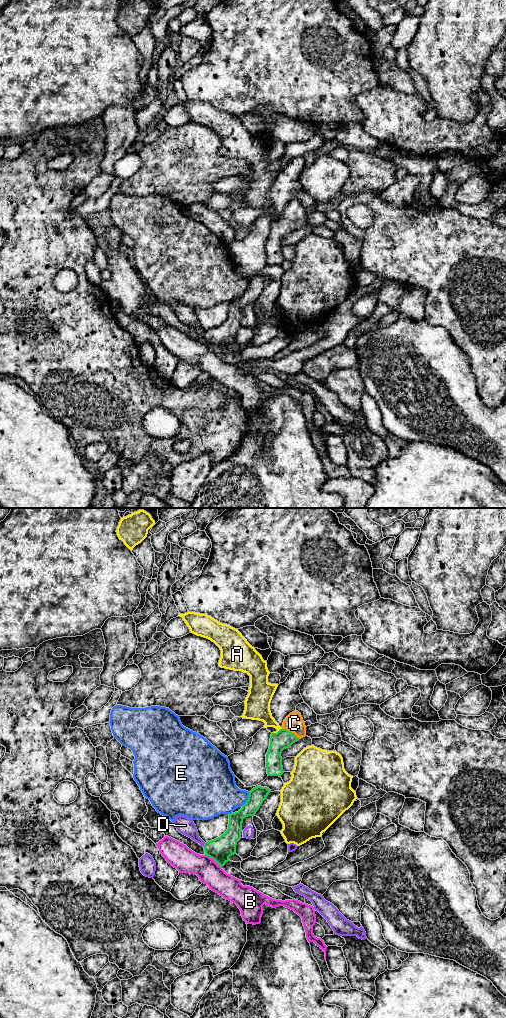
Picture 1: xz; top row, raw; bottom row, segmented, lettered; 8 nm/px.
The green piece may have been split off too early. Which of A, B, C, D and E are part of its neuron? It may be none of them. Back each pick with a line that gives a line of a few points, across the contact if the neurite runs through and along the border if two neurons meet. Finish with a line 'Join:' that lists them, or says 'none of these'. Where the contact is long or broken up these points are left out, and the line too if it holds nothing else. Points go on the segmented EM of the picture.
C: line xz (281, 740), (291, 732), (294, 728), (294, 723)
Join: C

